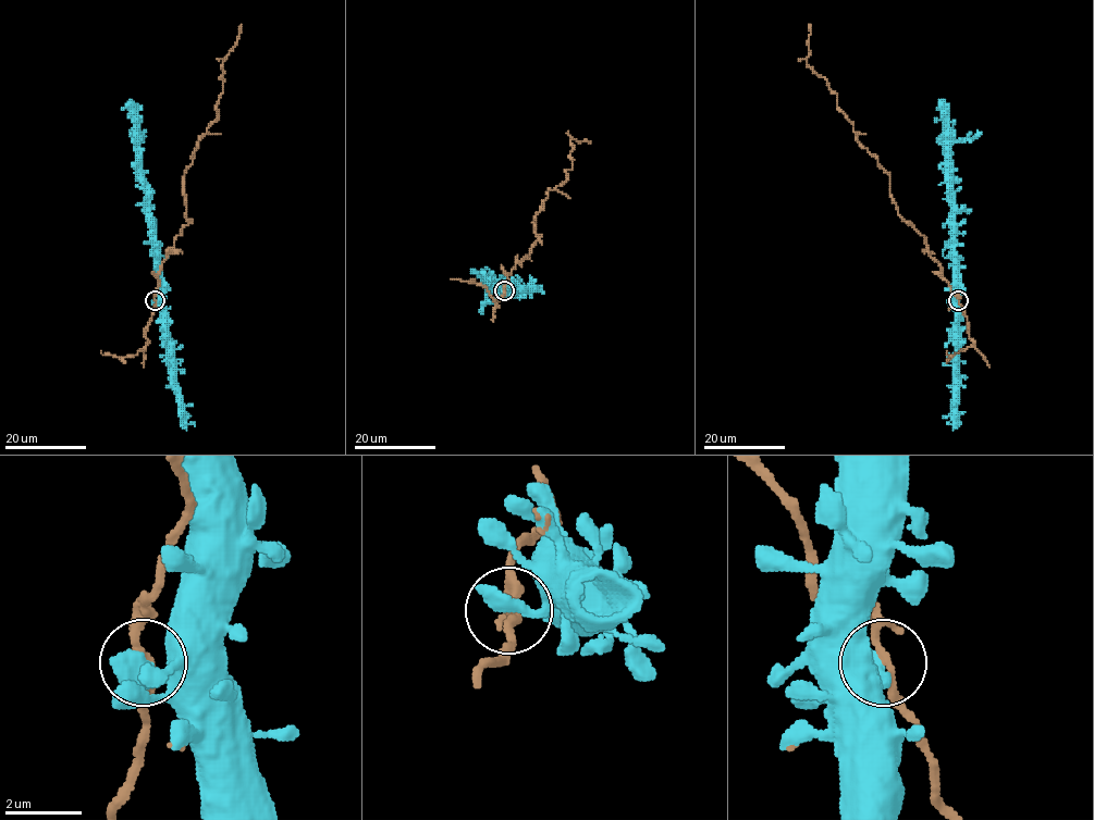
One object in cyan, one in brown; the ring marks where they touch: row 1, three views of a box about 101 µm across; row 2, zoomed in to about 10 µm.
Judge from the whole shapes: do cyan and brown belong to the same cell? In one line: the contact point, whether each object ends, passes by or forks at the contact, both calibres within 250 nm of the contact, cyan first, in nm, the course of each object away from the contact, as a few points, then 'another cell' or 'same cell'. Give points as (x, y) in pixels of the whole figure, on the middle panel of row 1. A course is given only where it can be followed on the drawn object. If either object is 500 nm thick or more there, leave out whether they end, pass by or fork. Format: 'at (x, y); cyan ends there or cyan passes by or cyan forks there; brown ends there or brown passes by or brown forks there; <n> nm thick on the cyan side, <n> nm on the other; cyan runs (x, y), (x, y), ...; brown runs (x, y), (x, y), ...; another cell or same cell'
at (504, 290); 600 nm thick on the cyan side, 160 nm on the other; cyan runs (504, 290), (508, 288), (483, 281), (471, 269); brown runs (504, 290), (506, 274), (538, 238), (532, 222), (548, 193), (566, 182), (572, 139), (590, 141); same cell

